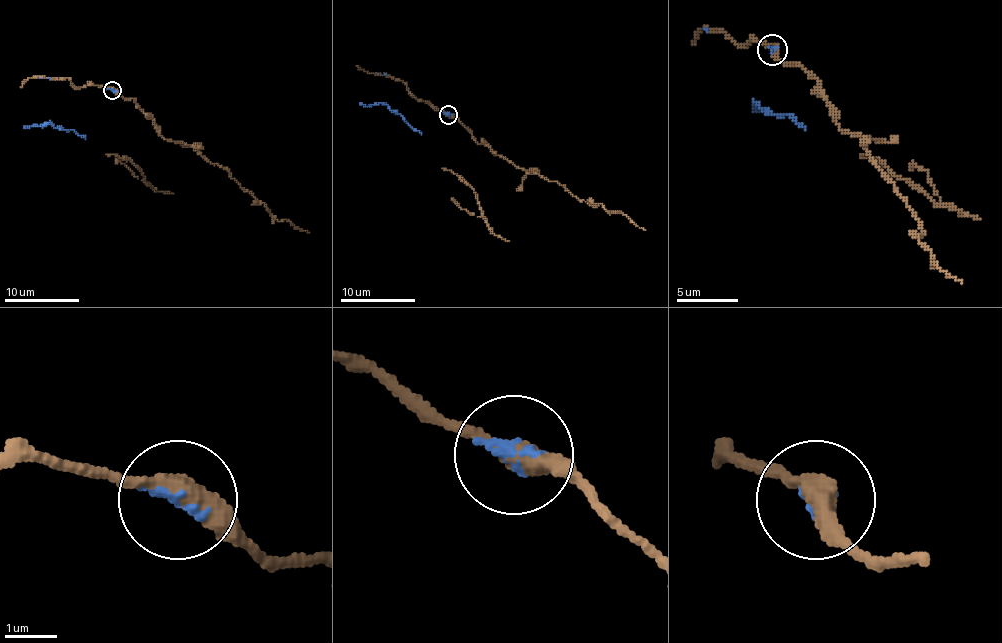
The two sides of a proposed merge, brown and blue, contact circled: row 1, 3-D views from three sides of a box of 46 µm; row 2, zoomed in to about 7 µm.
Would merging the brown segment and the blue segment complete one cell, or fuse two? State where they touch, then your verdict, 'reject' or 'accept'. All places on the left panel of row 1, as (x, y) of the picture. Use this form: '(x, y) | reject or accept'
(112, 90) | accept

